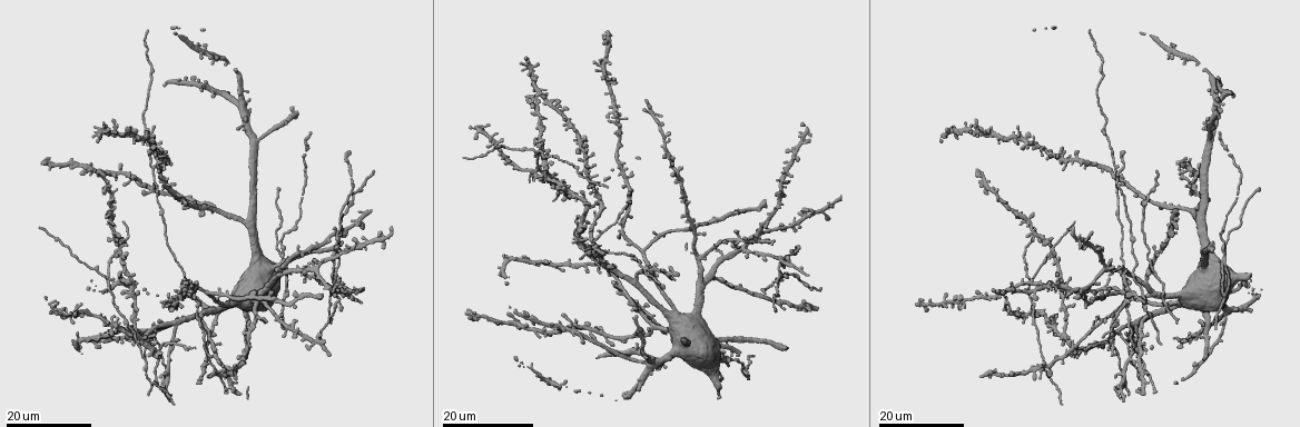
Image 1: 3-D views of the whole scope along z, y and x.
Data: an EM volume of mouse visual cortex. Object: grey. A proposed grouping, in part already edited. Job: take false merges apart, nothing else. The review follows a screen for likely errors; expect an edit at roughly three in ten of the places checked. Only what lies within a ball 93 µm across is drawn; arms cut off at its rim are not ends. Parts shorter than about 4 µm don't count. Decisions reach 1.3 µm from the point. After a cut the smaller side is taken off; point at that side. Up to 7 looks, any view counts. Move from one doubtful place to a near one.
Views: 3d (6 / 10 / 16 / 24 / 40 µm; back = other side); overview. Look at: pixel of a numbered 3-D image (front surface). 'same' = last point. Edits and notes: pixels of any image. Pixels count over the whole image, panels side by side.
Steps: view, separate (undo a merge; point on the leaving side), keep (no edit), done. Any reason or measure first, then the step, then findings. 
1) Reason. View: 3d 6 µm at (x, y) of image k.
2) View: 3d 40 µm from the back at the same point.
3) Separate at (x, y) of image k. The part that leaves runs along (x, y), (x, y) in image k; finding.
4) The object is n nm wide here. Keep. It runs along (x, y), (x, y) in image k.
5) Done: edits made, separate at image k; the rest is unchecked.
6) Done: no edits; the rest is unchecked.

Small branch off a trunk. View: 3d 24 µm at (121, 245) of image 1.

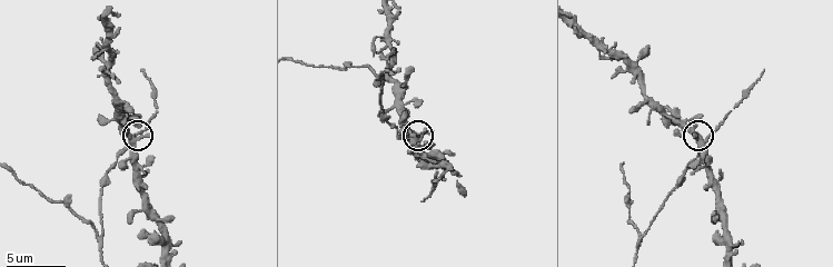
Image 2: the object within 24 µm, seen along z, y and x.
View: 3d 6 µm at (706, 138) of image 2.

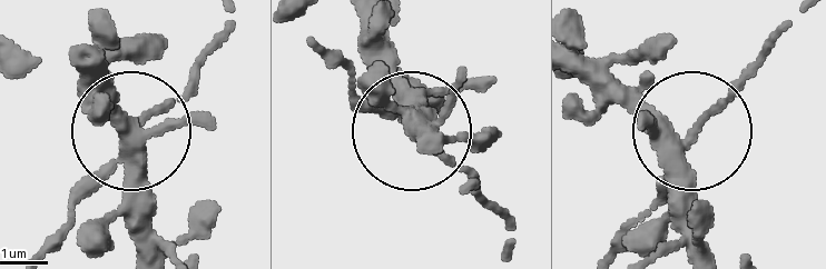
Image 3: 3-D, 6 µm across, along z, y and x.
4 arms meet here. Keep. All the same neuron.

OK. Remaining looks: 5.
Small branch off a trunk. View: 3d 16 µm at (581, 248) of image 1.

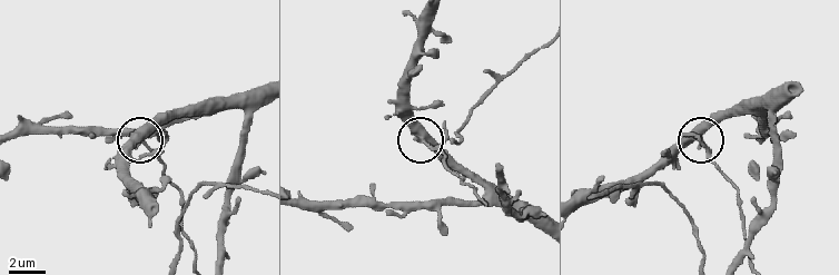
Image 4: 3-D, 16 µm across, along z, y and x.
View: 3d 6 µm at (141, 143) of image 4.

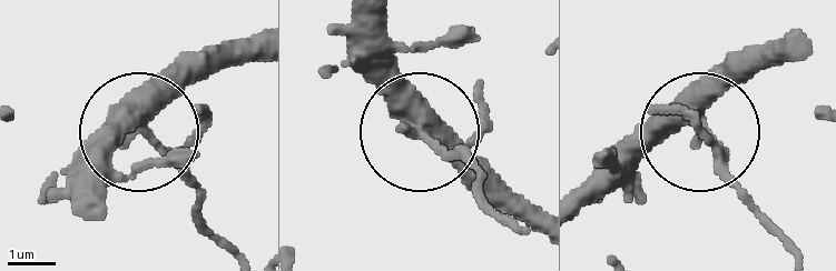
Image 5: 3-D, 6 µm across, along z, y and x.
The object is 330 nm wide here. Separate at (193, 112) of image 5. The part that leaves runs along (146, 137), (190, 181), (226, 252) in image 5; a second neuron is stuck on.

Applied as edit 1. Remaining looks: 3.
View: overview.

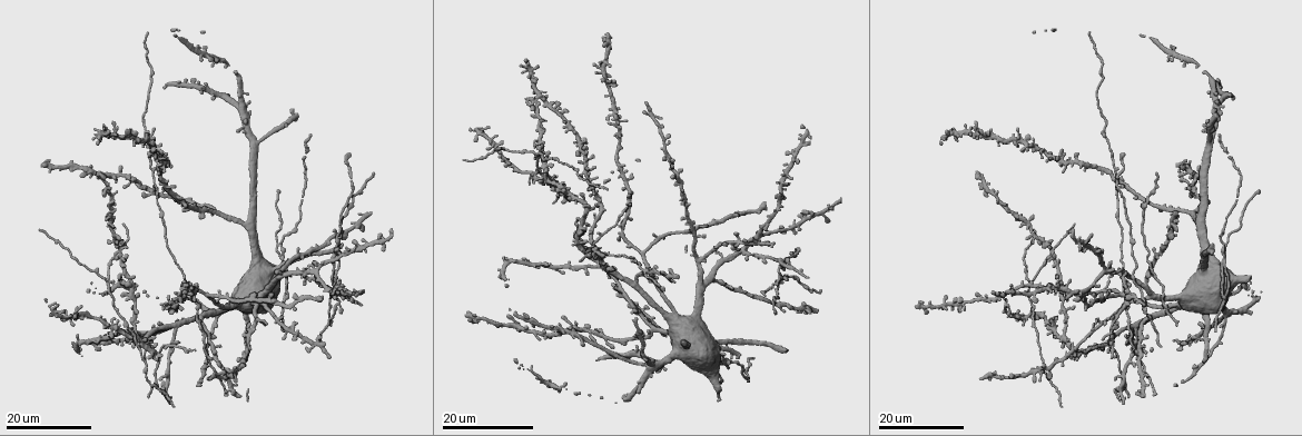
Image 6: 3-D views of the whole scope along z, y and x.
View: 3d 24 µm at (106, 280) of image 6.

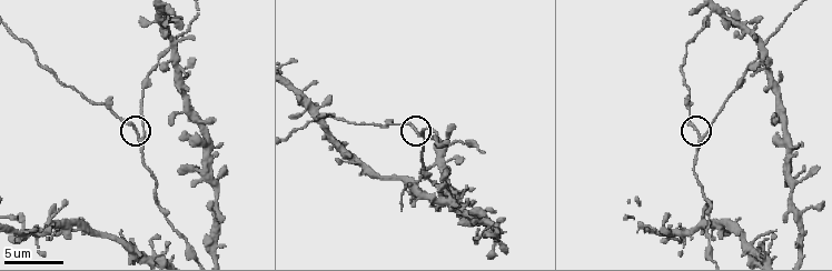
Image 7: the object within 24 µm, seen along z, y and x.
View: 3d 6 µm at (699, 137) of image 7.

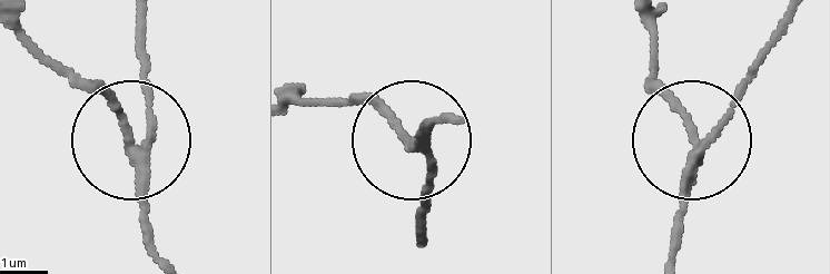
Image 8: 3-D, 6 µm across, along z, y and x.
The side arm is 23 µm long. Keep. It runs along (788, 23), (697, 135), (656, 64) in image 8; one neuron here.

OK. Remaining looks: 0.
Done: edits made, separate at image 5; the rest is unchecked.

